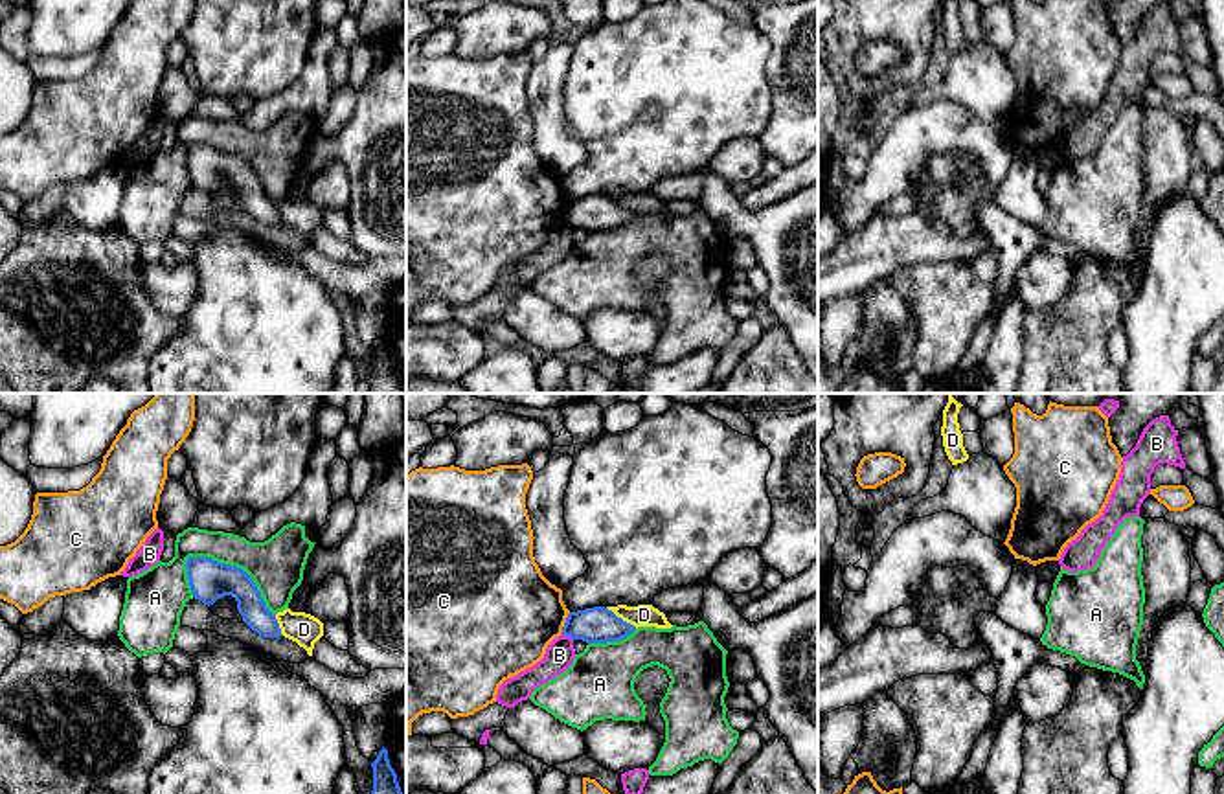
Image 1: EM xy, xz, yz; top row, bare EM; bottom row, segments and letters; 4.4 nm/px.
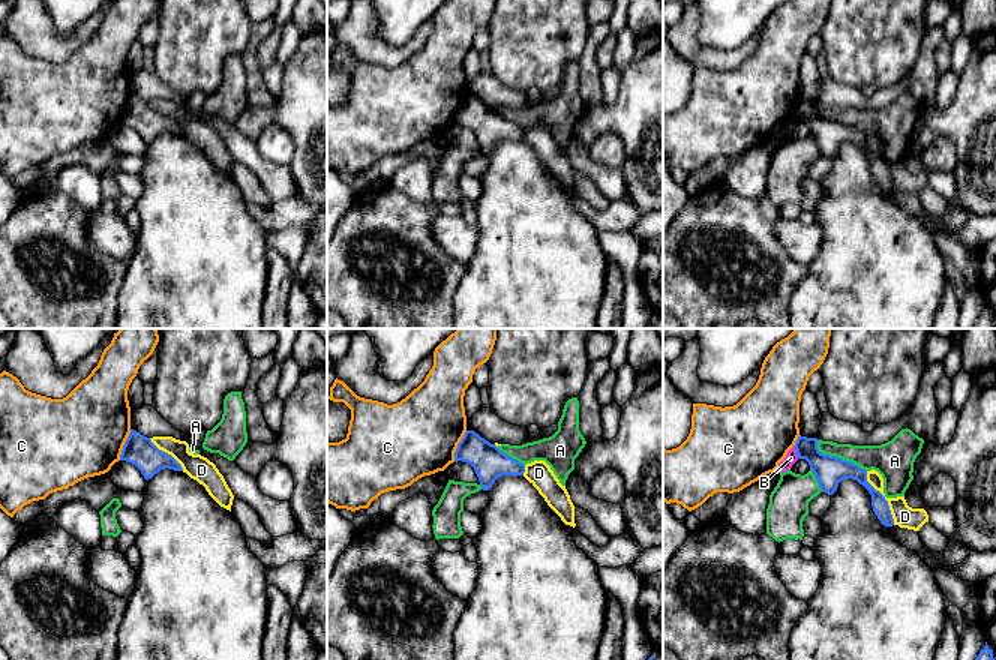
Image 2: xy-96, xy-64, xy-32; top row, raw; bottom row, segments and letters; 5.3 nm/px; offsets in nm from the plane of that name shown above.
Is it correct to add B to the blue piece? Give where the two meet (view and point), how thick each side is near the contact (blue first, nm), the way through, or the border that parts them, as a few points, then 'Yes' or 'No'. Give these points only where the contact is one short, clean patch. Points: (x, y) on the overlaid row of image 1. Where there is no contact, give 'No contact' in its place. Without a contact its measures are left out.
Touches blue at xz (568, 635). Thickness 160 nm (blue) against 130 nm. Boundary: xz (563, 633), (572, 640). No

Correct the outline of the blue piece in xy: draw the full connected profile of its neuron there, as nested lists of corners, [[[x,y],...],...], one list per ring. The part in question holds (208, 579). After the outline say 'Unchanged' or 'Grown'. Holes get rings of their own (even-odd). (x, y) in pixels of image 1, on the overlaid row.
[[[189,557],[186,568],[195,599],[210,607],[217,599],[232,596],[243,621],[254,632],[263,638],[283,636],[276,614],[266,608],[255,583],[244,570],[210,557]]]. Unchanged

